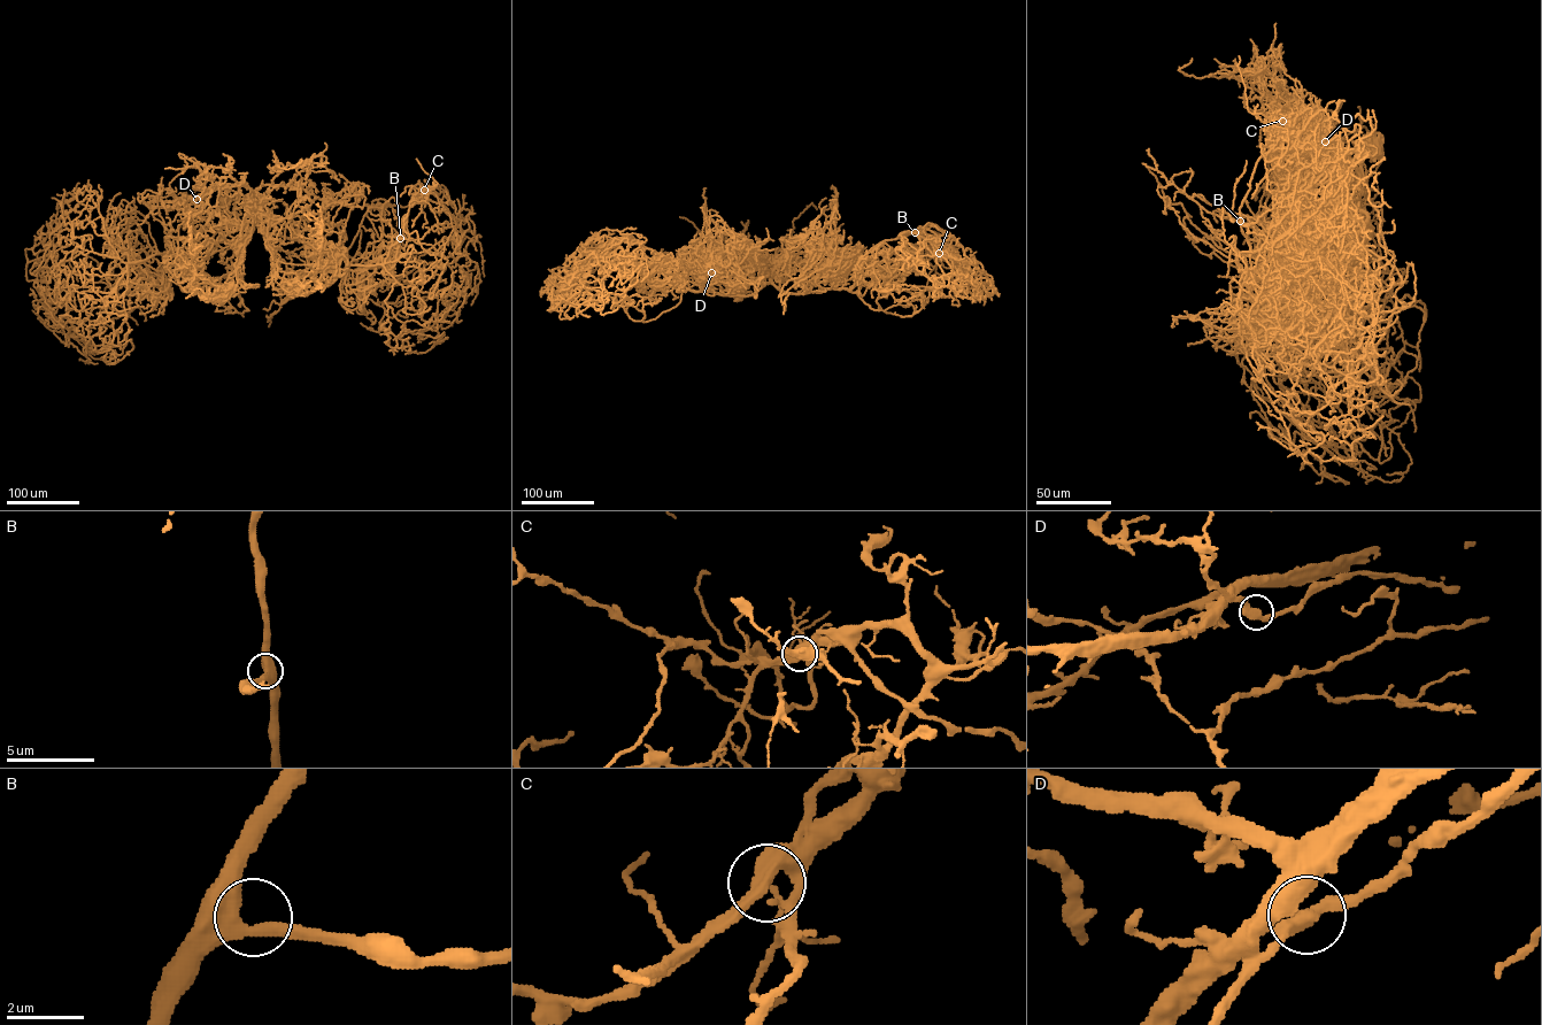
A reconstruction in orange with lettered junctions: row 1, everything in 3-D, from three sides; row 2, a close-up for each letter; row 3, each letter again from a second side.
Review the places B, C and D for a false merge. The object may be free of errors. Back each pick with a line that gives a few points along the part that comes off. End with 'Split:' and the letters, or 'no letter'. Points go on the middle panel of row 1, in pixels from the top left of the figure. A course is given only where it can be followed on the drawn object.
C: foreign part runs (939, 253), (943, 248), (930, 272), (926, 287), (919, 293), (893, 286), (884, 279)
Split: C

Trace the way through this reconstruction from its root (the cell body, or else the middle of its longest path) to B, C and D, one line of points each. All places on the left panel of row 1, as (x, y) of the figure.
B: (224, 202), (226, 218), (245, 185), (262, 231), (309, 243), (349, 264), (383, 264), (400, 238)
C: (224, 202), (226, 218), (245, 185), (262, 231), (332, 254), (351, 246), (369, 208), (418, 202), (424, 190)
D: (224, 202), (223, 216), (226, 218), (233, 210), (240, 185), (217, 183), (197, 199)

